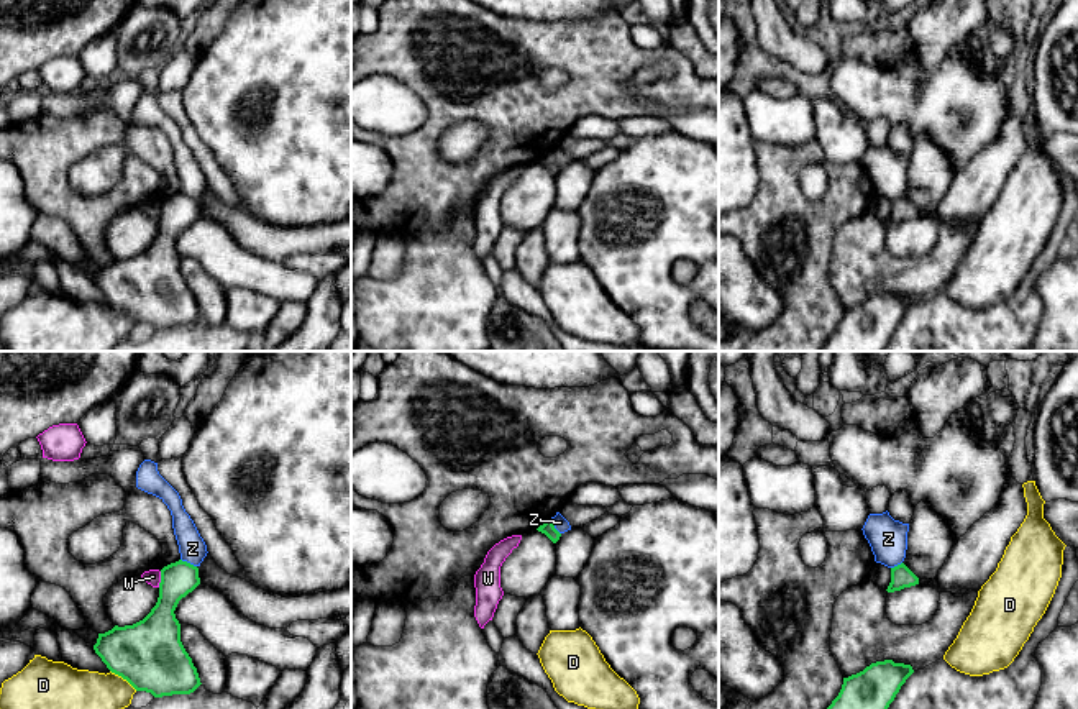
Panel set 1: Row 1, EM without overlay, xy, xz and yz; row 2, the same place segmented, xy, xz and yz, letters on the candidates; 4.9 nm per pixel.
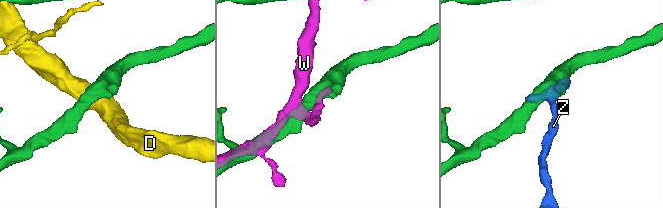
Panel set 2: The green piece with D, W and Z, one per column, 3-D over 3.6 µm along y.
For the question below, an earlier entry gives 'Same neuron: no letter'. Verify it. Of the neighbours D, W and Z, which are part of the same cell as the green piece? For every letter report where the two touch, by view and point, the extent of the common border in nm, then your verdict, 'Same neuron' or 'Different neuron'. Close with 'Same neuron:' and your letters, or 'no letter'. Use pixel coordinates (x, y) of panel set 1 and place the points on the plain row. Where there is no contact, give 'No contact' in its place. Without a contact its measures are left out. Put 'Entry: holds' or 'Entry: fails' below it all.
D: Touches green at xy (123, 311). Shared border 170 nm. Different neuron
W: Touches green at xy (161, 212). Shared border 80 nm. Different neuron
Z: Touches green at xy (189, 196). Shared border 90 nm. Different neuron
Same neuron: no letter
Entry: holds

